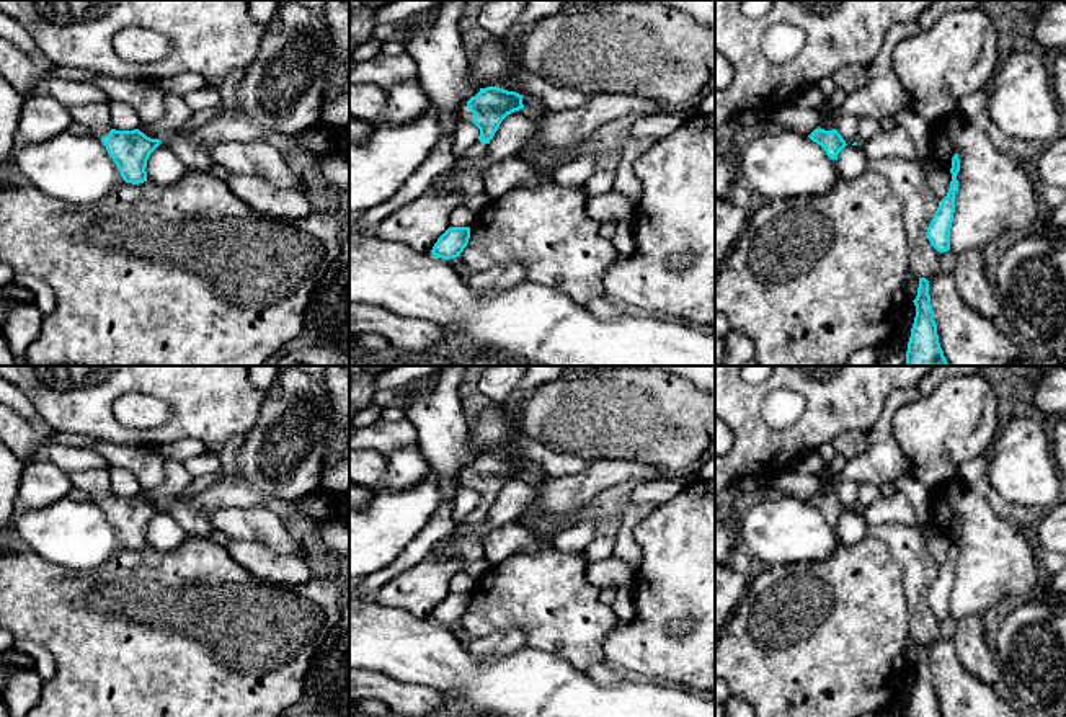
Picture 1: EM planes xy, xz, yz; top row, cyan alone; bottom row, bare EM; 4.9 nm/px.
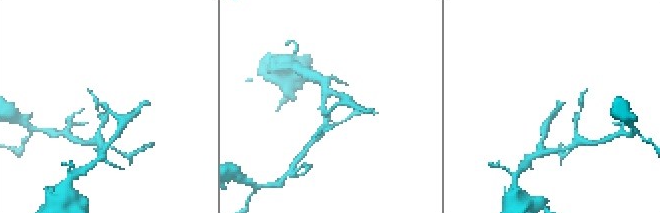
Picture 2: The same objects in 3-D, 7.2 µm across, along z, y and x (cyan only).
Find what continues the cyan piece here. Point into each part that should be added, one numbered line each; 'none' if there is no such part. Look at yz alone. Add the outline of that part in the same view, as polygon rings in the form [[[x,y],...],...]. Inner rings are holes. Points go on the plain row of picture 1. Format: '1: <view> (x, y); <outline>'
1: yz (883, 461); [[[917,387],[896,389],[885,402],[883,412],[877,420],[868,449],[852,461],[847,461],[842,474],[819,472],[821,495],[833,497],[834,487],[841,480],[851,480],[855,483],[885,485],[895,482],[895,479],[906,472],[904,454],[893,434],[893,418],[901,407],[911,405],[922,395]]]

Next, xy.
1: xy (97, 482); [[[106,469],[77,470],[67,474],[72,488],[85,490],[90,498],[103,505],[109,500],[111,493],[111,472]]]

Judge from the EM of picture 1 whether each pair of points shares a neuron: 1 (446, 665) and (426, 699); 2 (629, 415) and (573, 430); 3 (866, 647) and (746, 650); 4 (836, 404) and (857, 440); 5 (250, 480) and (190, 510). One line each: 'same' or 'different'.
1: different
2: same
3: same
4: different
5: same

